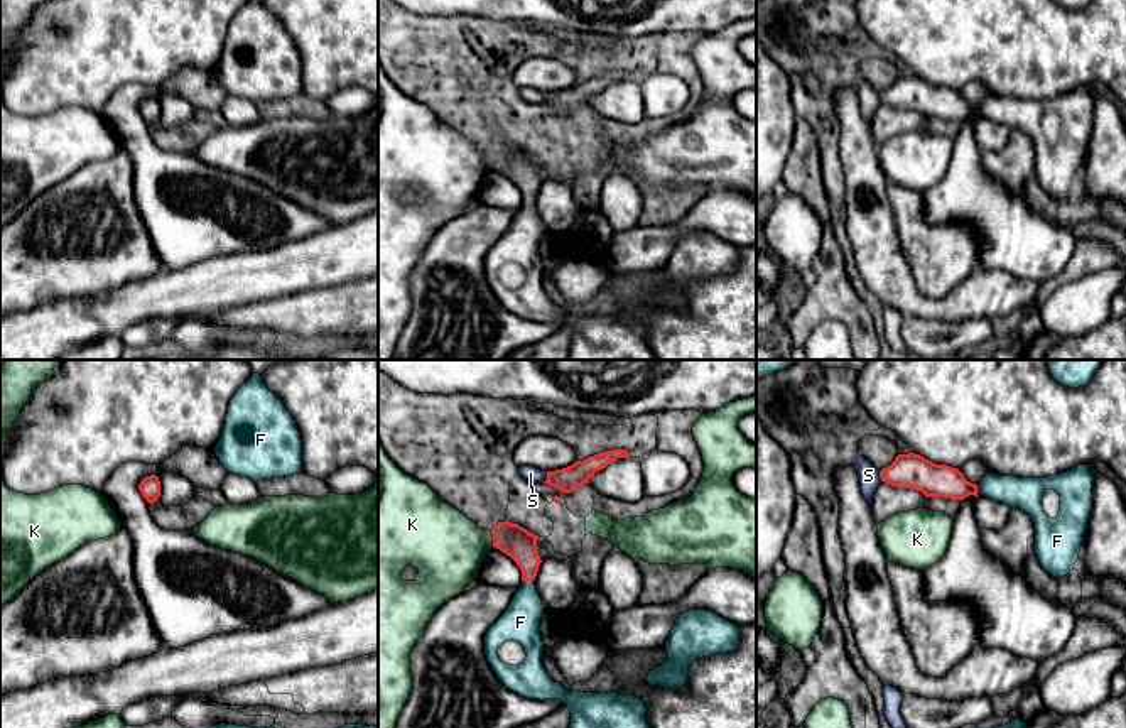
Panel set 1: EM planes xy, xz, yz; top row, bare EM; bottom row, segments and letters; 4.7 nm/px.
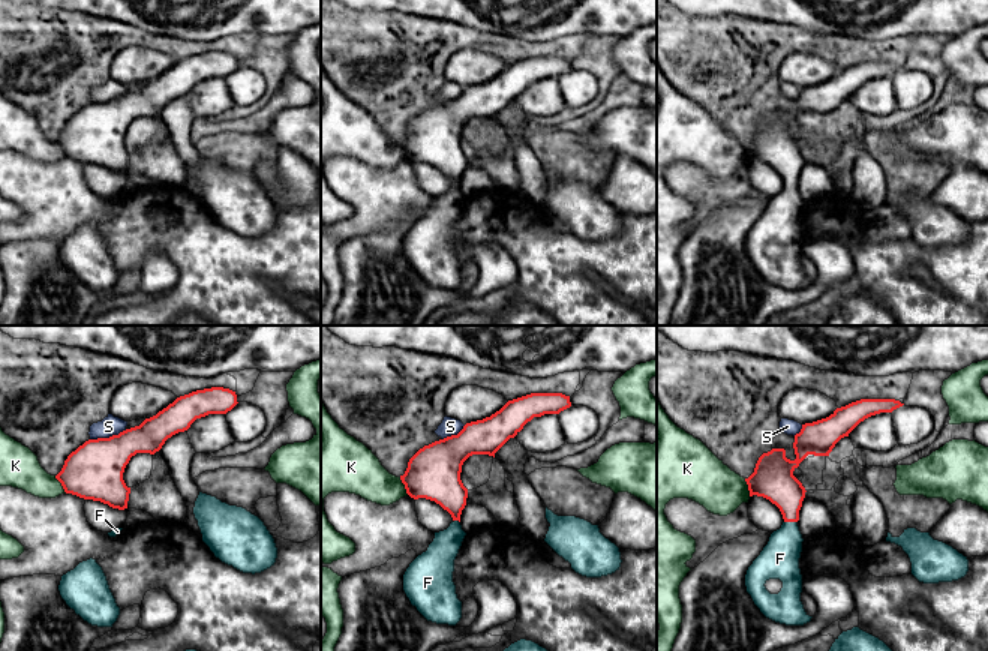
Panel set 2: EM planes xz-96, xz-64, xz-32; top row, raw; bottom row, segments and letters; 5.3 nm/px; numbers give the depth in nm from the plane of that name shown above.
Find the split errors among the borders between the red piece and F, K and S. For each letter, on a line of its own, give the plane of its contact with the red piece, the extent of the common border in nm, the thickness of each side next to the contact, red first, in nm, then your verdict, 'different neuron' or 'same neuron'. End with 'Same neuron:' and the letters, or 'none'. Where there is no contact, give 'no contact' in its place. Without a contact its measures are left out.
F: contact in xz; length 60 nm; calibres 150 and 180 nm; same neuron
K: contact in xz; length 80 nm; calibres 150 and 340 nm; different neuron
S: contact in xz; length 60 nm; calibres 120 and 70 nm; different neuron
Same neuron: F

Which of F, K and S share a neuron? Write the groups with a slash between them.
F / K / S

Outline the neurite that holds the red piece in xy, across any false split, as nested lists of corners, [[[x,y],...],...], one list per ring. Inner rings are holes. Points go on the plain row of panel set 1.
[[[155,96],[145,98],[140,103],[138,111],[140,111],[142,118],[149,125],[157,123],[157,120],[160,118],[160,103],[159,103],[159,98],[155,98]]]

